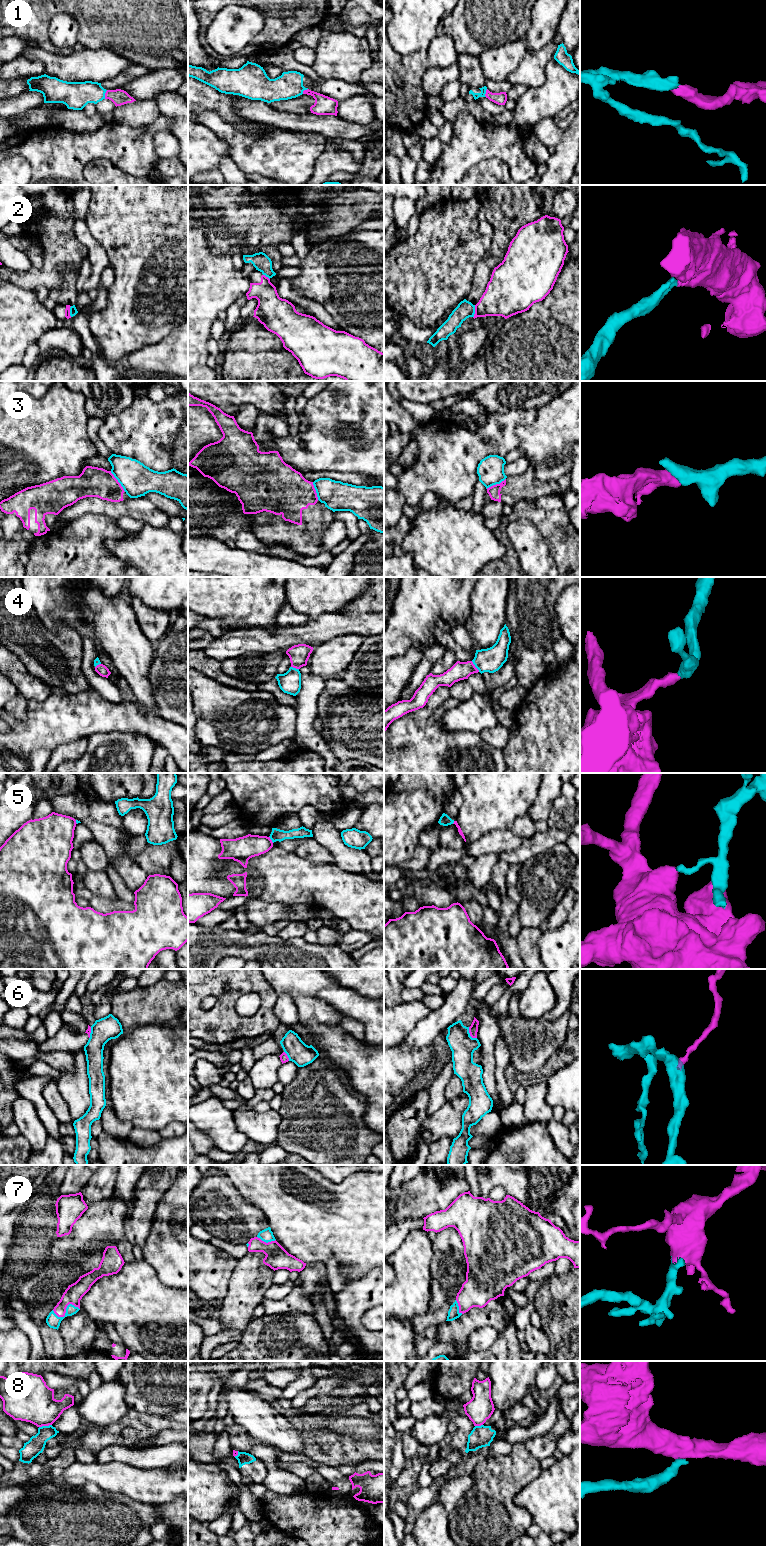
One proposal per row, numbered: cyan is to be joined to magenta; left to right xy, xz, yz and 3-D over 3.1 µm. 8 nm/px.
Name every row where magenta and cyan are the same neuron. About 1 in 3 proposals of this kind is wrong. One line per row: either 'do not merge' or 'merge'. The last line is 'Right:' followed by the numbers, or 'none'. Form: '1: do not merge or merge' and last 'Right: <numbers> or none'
1: merge
2: merge
3: do not merge
4: merge
5: do not merge
6: do not merge
7: merge
8: do not merge
Right: 1, 2, 4, 7

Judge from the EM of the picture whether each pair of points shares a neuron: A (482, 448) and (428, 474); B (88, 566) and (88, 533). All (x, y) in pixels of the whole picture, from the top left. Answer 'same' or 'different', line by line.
A: same
B: same

